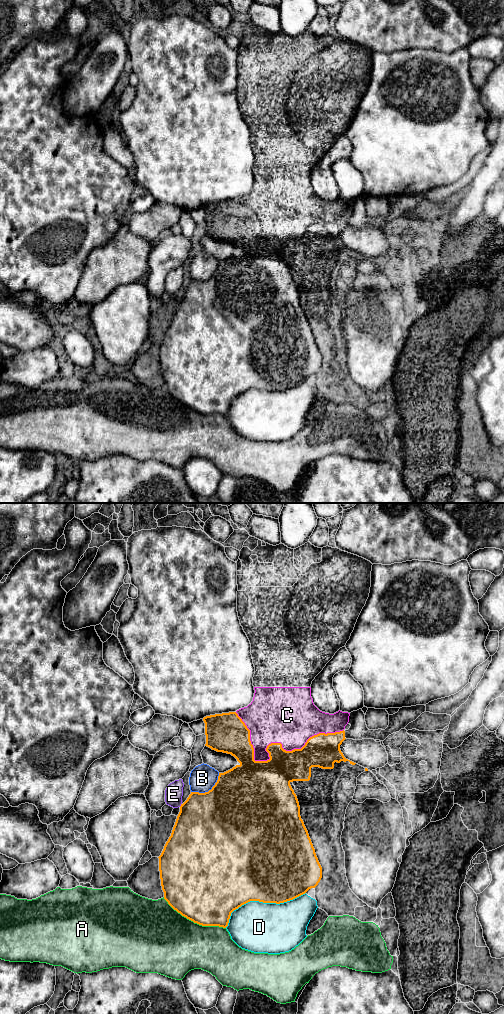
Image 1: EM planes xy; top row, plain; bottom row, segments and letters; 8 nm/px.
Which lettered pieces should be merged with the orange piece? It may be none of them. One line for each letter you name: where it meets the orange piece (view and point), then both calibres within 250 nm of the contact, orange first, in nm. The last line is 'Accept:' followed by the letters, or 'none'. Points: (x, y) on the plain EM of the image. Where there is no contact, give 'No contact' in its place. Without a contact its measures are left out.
Accept: none

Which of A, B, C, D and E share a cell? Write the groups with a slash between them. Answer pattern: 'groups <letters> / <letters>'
groups A / B / C / D / E

